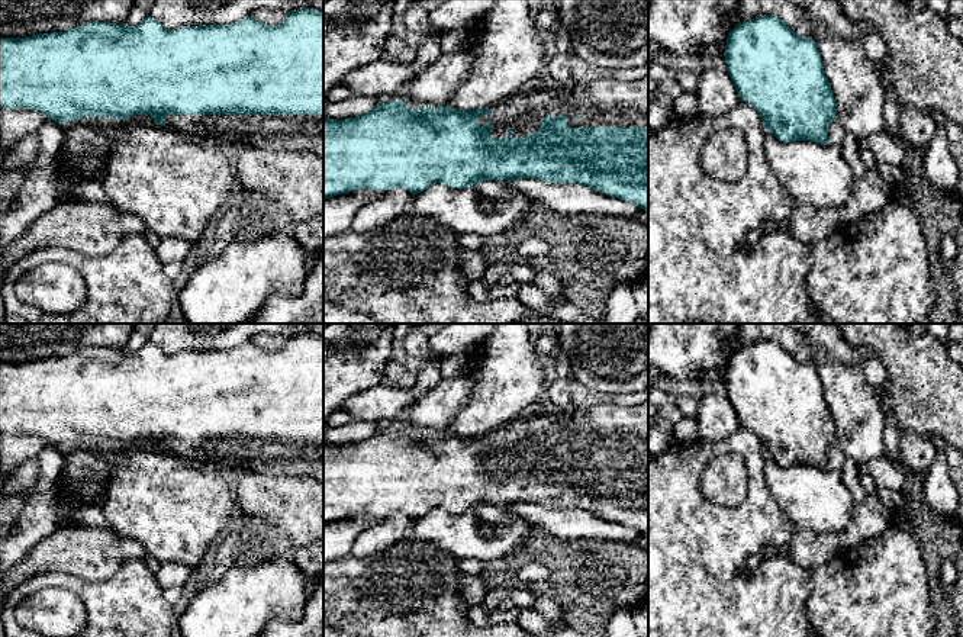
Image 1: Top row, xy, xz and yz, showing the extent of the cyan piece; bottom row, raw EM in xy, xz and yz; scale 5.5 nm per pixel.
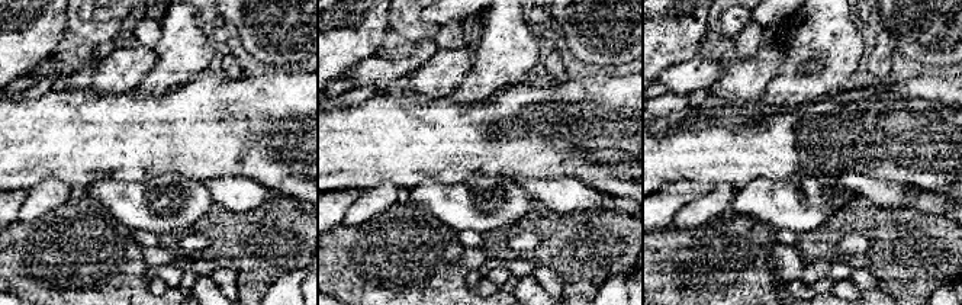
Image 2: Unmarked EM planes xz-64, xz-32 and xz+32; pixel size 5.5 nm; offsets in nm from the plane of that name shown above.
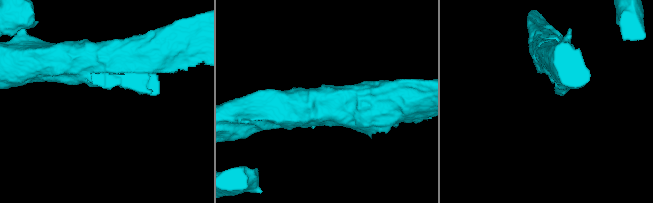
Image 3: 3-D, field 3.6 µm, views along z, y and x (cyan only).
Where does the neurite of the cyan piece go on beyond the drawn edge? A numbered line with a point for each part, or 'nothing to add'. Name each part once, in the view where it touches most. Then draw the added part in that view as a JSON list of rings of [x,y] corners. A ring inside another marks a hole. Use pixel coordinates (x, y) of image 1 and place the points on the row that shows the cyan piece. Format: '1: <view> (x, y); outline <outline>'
1: xz (606, 102); outline [[[608,75],[592,83],[576,83],[567,87],[535,90],[502,99],[489,107],[492,113],[479,118],[483,126],[492,122],[492,138],[513,135],[524,138],[541,128],[545,116],[567,116],[570,128],[648,128],[648,78],[621,81]]]

